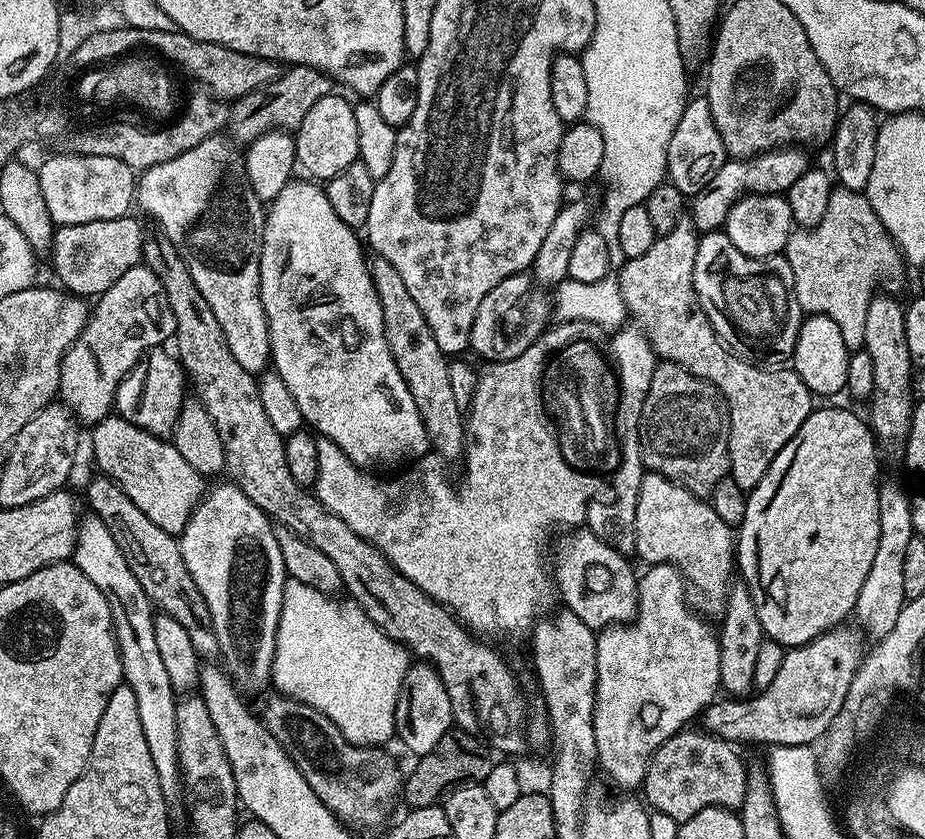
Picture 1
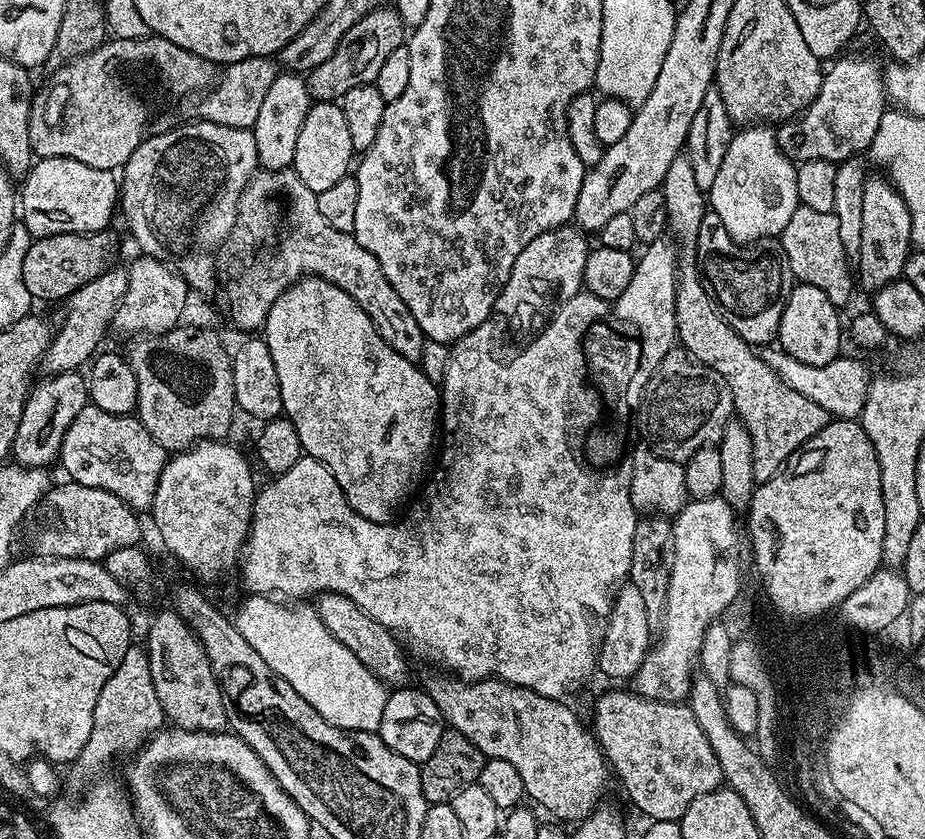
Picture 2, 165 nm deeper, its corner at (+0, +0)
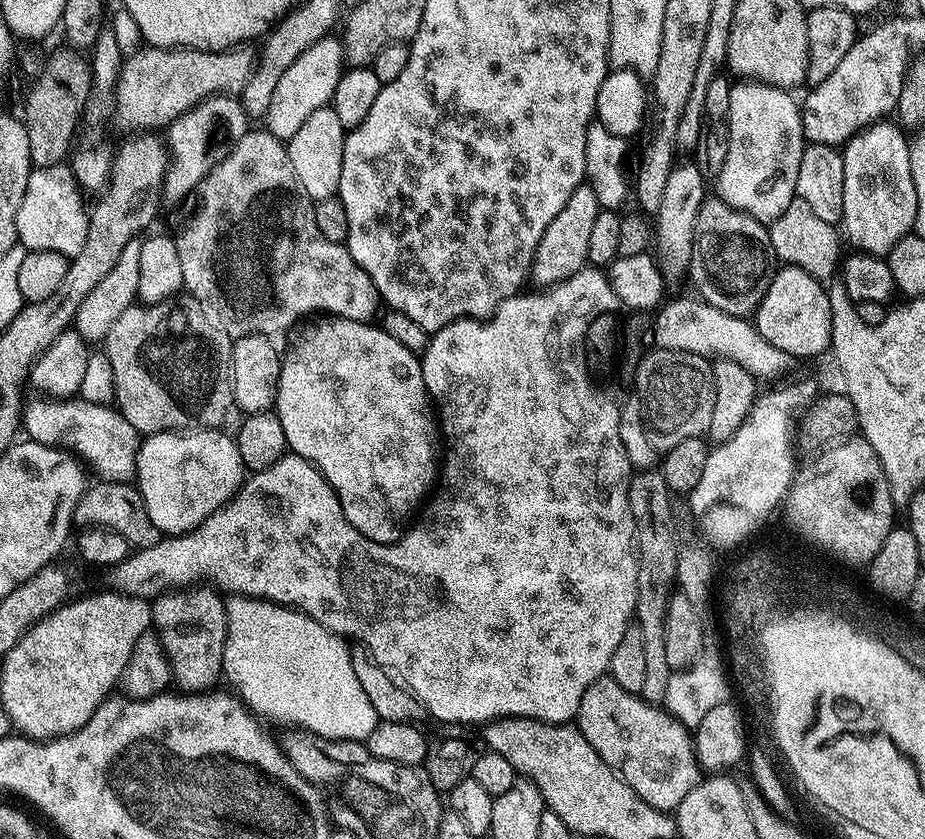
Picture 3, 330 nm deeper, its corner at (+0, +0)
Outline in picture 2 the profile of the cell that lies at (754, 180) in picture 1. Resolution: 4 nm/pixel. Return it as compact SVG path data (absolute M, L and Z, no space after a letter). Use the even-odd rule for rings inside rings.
M847 56L837 59L831 65L833 68L825 71L818 98L810 102L807 110L775 129L777 146L797 165L815 160L839 162L859 157L871 149L874 134L878 134L878 122L882 122L882 114L886 111L881 65L860 56Z

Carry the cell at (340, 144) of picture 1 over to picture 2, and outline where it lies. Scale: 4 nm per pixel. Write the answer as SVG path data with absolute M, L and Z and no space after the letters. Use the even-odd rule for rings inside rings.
M313 103L306 114L306 122L302 122L302 130L298 130L298 146L294 146L291 171L302 178L302 182L306 182L311 192L317 193L327 190L329 186L334 186L334 182L349 175L353 164L350 129L346 127L346 114L339 103Z

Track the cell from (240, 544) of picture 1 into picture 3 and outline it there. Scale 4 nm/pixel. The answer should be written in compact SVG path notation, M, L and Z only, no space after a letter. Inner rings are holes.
M201 428L199 430L188 430L183 434L179 432L154 432L145 435L140 442L140 449L136 455L136 474L135 479L138 481L138 487L142 498L146 502L146 514L150 514L150 522L154 522L154 526L158 526L158 530L164 536L182 536L185 532L193 532L210 514L214 514L214 510L218 510L227 502L234 493L240 489L240 485L246 479L246 469L242 458L238 454L238 446L235 439L231 435L228 436L224 430L214 428Z

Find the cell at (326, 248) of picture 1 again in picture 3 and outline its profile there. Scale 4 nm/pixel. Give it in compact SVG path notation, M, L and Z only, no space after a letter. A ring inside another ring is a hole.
M339 318L325 319L325 324L312 328L292 348L292 353L283 357L280 366L280 381L278 382L278 394L274 411L282 422L282 430L286 434L286 442L289 449L295 455L308 460L315 468L330 482L334 494L342 502L342 510L354 526L366 538L370 538L379 544L394 544L404 537L404 533L410 527L410 521L421 511L422 505L429 499L434 485L438 480L438 473L441 471L442 456L442 433L438 423L437 413L431 396L428 395L428 387L422 374L420 365L421 357L402 346L397 339L390 337L372 322L361 322L359 319L341 320Z

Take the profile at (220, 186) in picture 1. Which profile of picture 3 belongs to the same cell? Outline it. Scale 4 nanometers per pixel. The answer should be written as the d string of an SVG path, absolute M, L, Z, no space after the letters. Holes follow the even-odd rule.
M226 95L212 96L201 104L195 104L186 114L168 125L166 143L175 167L166 180L167 195L180 196L188 187L191 189L203 180L208 170L222 158L226 158L226 154L249 130L250 117L244 113L243 103L237 97Z

